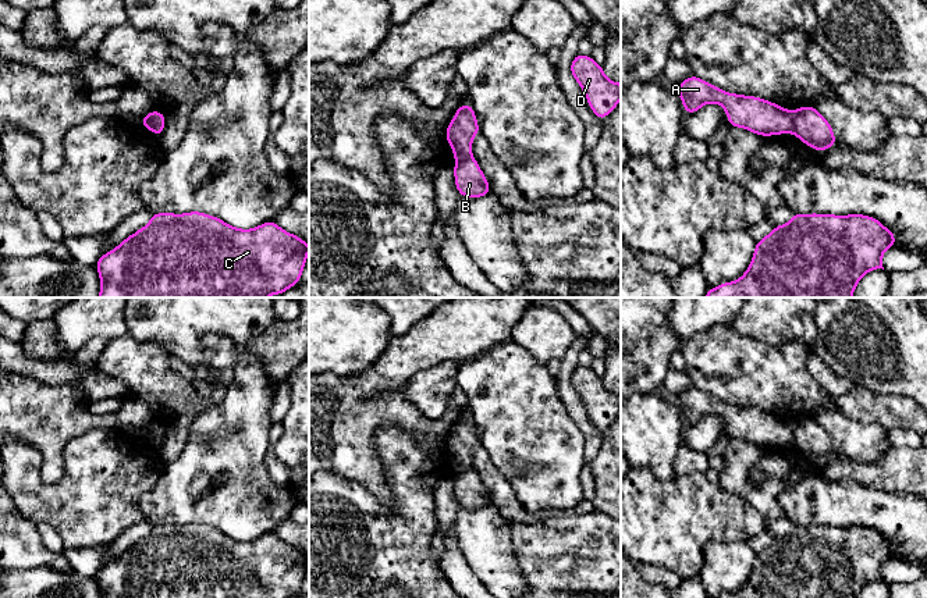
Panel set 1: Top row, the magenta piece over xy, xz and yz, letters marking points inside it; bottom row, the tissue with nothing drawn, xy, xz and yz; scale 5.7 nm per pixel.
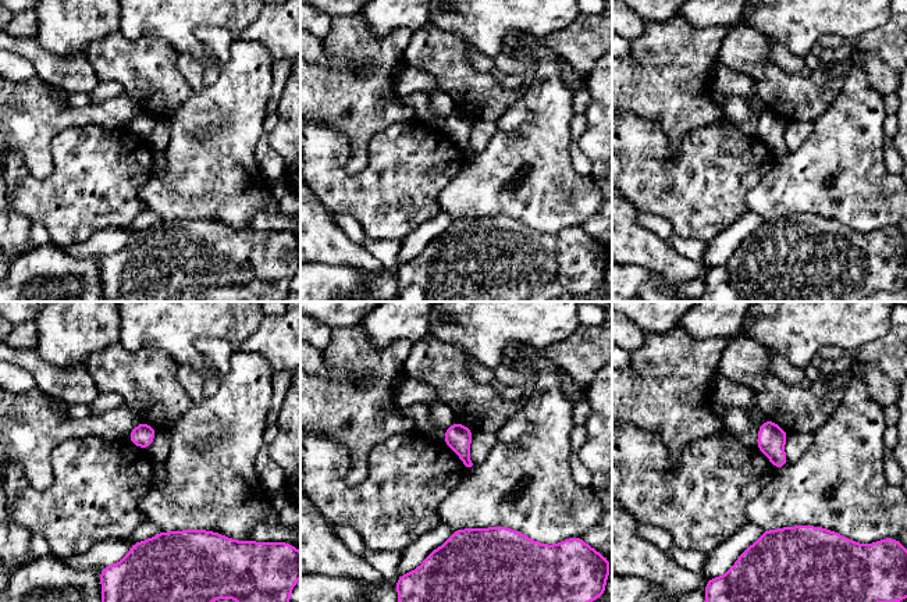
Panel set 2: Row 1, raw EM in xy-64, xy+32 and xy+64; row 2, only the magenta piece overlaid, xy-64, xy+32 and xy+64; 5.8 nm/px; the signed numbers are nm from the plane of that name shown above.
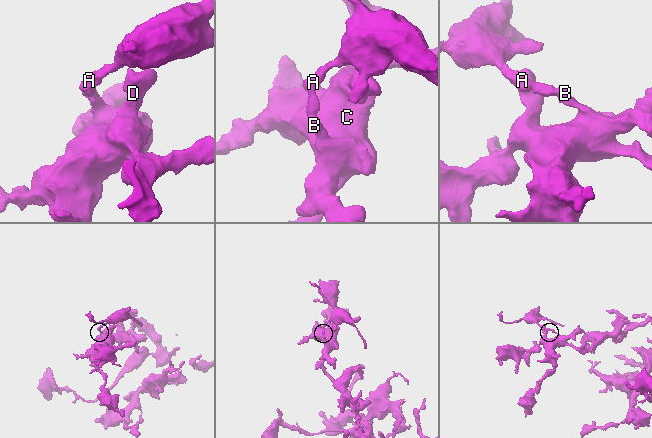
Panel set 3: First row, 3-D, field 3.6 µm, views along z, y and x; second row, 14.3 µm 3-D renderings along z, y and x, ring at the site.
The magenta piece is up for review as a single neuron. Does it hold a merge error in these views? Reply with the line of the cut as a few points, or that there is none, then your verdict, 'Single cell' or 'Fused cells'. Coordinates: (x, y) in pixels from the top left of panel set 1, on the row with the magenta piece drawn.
Split along yz (791, 113), (794, 131). Fused cells

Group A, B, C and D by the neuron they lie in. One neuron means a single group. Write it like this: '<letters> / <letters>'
A / B C D

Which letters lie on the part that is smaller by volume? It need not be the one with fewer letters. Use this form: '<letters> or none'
A

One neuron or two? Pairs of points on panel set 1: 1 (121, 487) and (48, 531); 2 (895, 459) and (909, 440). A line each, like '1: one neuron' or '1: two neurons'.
1: two neurons
2: two neurons

